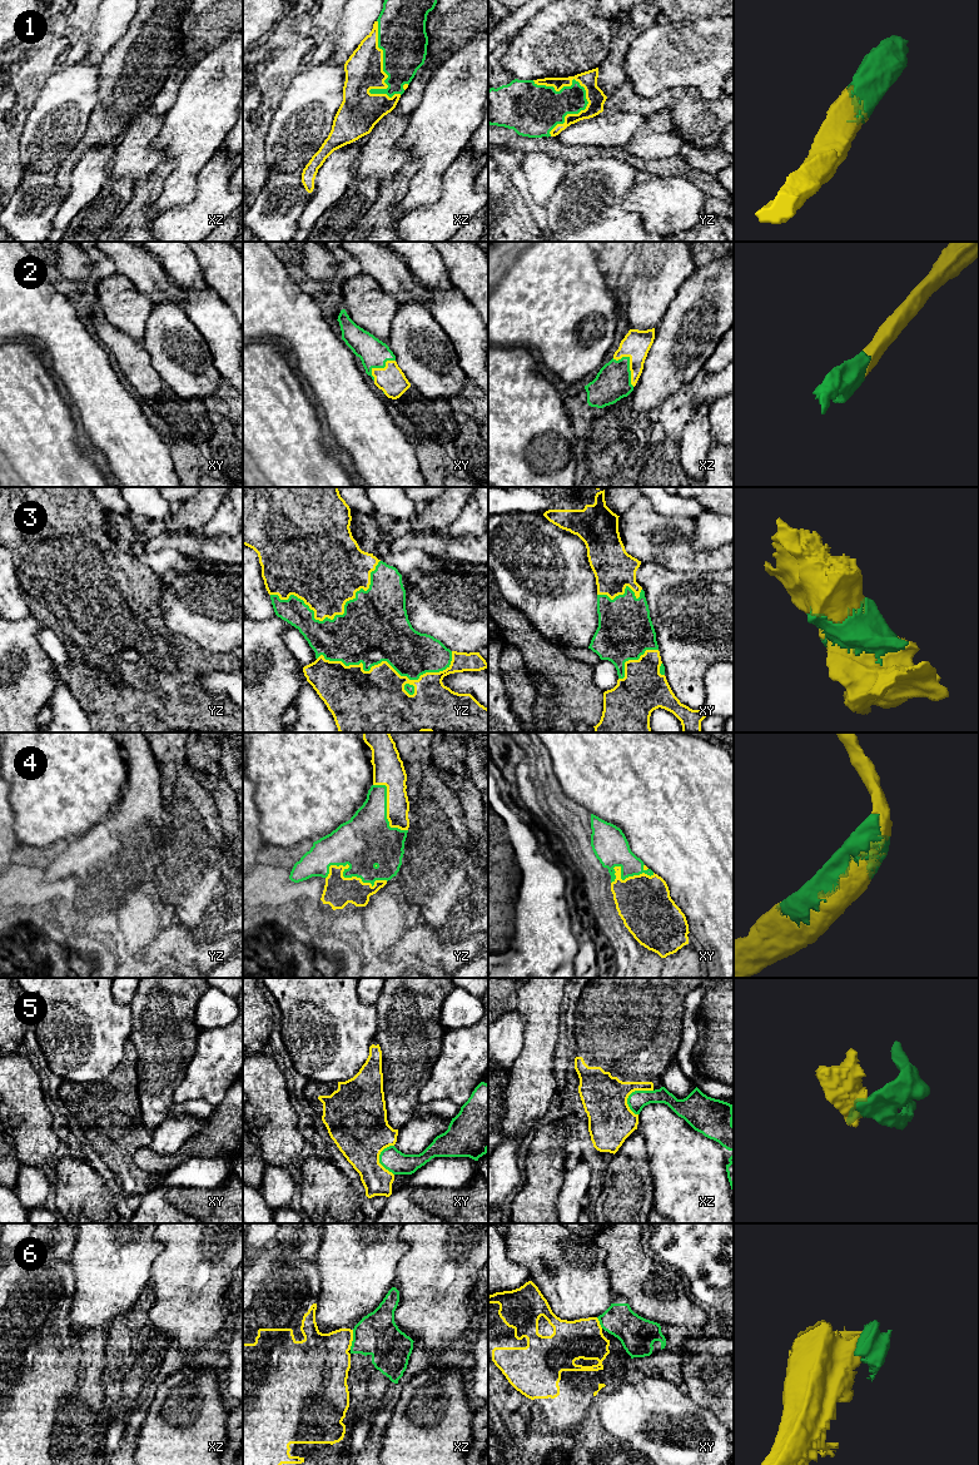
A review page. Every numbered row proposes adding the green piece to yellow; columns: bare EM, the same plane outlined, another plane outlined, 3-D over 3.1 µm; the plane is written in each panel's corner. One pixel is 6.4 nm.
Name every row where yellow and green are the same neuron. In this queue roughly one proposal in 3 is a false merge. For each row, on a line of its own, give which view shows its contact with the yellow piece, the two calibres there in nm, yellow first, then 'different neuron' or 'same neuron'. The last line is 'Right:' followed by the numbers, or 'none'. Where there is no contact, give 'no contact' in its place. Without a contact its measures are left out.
1: yz | 120/300 nm | same neuron
2: xz | 180/220 nm | same neuron
3: yz | 380/440 nm | same neuron
4: yz | 190/340 nm | same neuron
5: xz | 280/120 nm | different neuron
6: xz | 360/280 nm | different neuron
Right: 1, 2, 3, 4

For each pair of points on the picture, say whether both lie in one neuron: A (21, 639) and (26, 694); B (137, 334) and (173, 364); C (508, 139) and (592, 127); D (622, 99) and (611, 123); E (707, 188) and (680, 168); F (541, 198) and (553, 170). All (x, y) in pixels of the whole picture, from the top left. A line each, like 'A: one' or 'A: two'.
A: one
B: two
C: two
D: two
E: one
F: one

